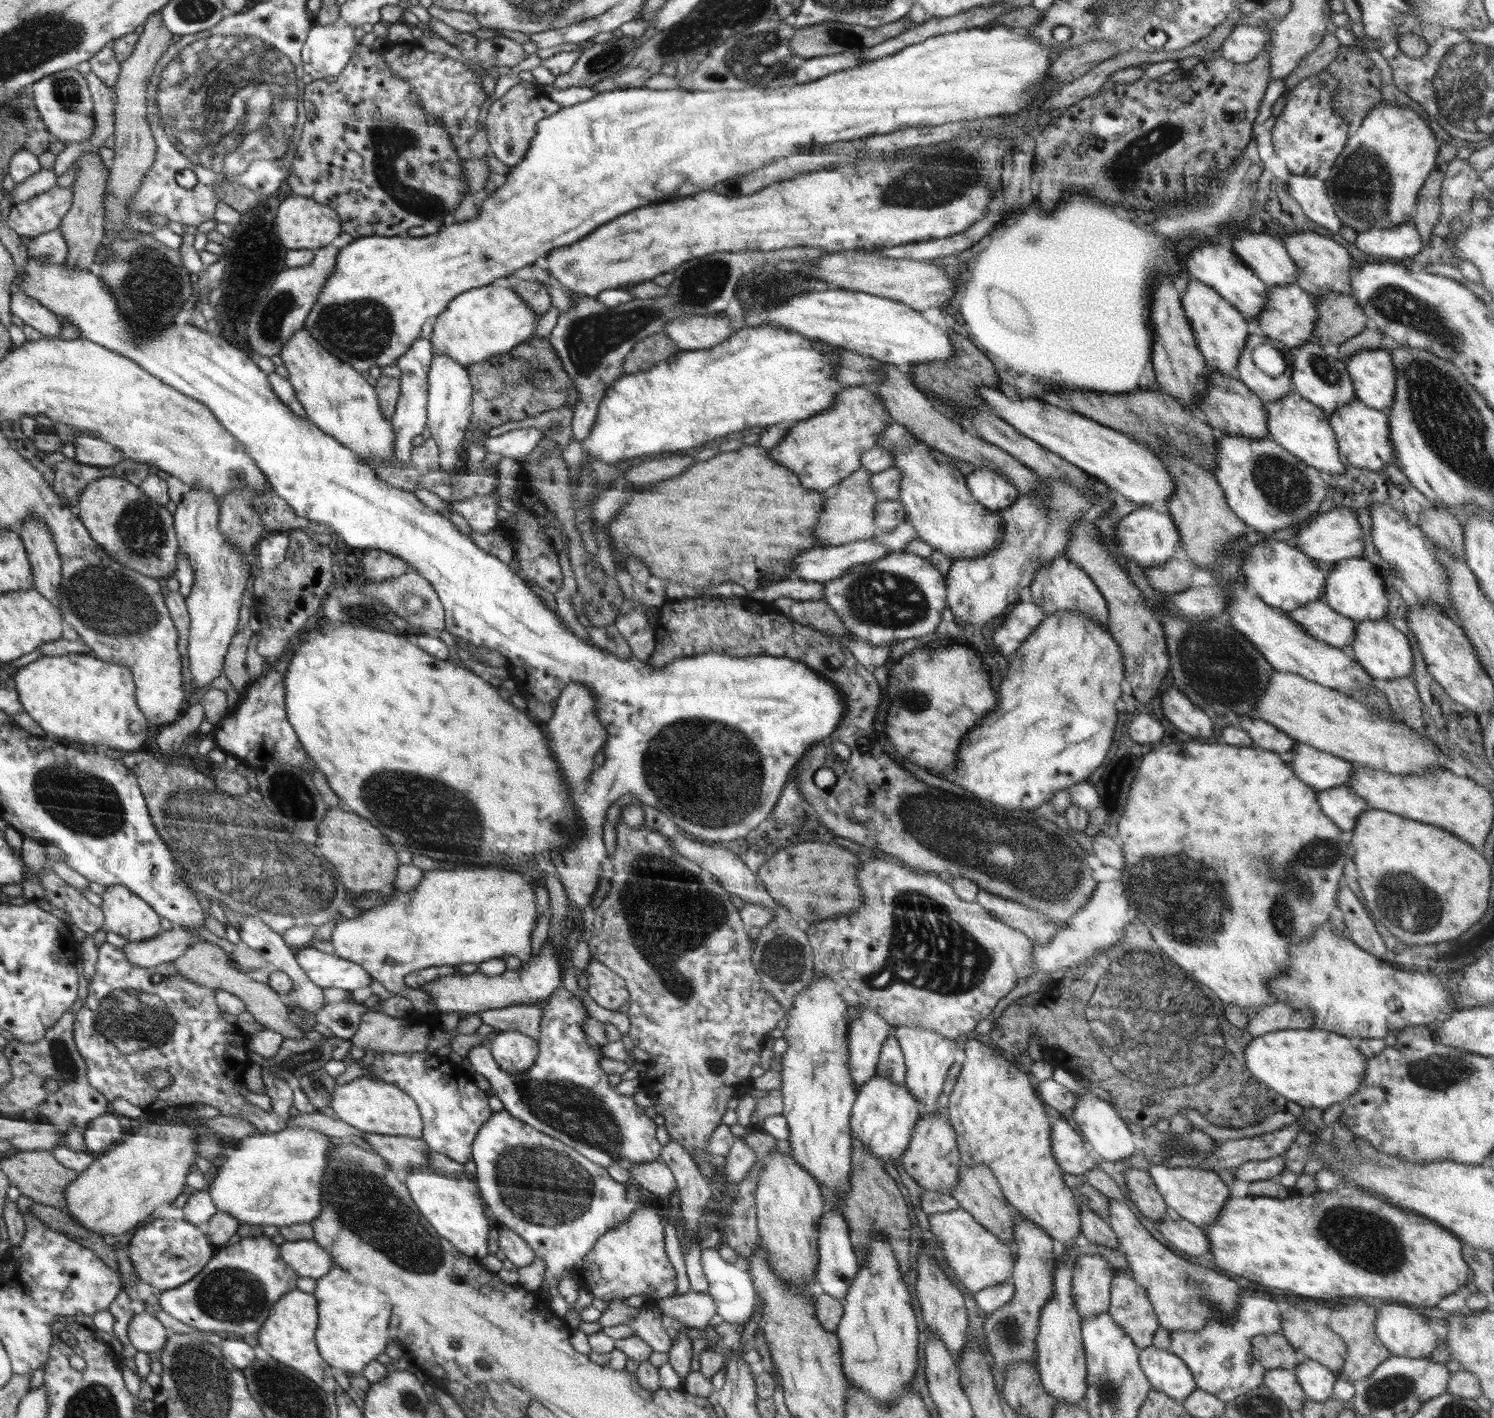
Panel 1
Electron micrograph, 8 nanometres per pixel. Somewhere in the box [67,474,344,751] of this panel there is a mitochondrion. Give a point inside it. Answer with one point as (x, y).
(140, 526)

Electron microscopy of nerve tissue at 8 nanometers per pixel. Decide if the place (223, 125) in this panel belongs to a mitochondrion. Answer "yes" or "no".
yes

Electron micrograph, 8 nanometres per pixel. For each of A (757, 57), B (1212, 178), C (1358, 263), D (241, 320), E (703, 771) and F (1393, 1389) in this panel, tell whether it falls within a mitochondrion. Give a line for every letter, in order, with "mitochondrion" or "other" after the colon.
A: mitochondrion
B: other
C: other
D: mitochondrion
E: mitochondrion
F: mitochondrion

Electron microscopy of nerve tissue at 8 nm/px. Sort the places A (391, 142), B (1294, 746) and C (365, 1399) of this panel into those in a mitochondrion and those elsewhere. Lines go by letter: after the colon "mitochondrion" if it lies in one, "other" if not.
A: mitochondrion
B: other
C: other

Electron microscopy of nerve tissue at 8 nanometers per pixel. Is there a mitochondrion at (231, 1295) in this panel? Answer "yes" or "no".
yes

